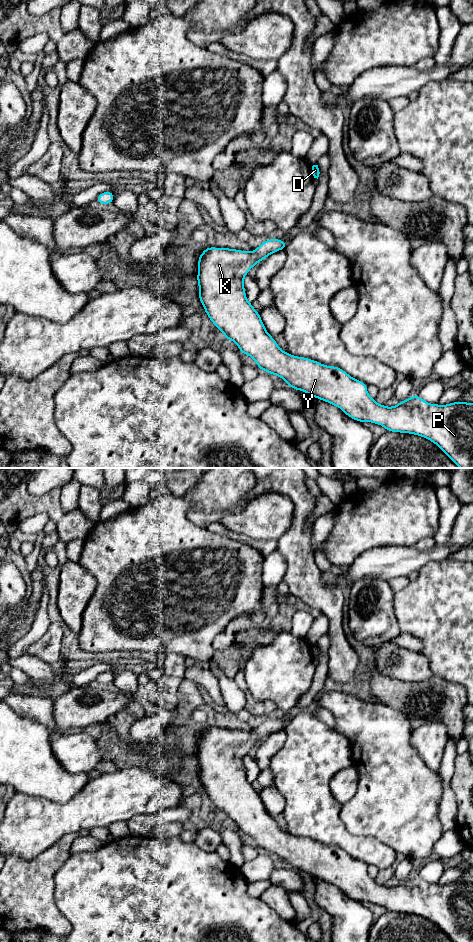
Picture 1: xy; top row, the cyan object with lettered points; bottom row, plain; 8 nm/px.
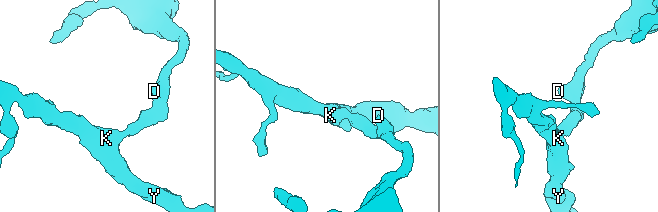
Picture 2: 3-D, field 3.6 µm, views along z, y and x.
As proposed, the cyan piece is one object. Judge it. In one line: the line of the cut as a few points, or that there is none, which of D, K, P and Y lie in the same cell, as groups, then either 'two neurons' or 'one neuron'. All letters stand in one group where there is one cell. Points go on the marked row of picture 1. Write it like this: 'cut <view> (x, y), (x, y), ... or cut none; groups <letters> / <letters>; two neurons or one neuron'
cut none; groups D K P Y; one neuron

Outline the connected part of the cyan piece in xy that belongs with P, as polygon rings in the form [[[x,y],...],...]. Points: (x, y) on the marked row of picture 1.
[[[267,239],[254,251],[207,247],[198,258],[198,295],[205,313],[225,335],[235,342],[241,352],[252,357],[258,368],[282,378],[288,386],[340,408],[358,422],[383,426],[387,431],[424,437],[437,445],[460,468],[473,468],[473,403],[457,401],[446,405],[431,404],[418,395],[400,401],[396,406],[378,404],[368,392],[368,385],[351,377],[337,366],[294,356],[279,348],[267,332],[260,314],[247,300],[244,277],[250,269],[272,253],[286,248],[288,242]]]

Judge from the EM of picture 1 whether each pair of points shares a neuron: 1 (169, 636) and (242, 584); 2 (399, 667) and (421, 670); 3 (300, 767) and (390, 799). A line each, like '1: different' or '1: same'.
1: same
2: same
3: different

